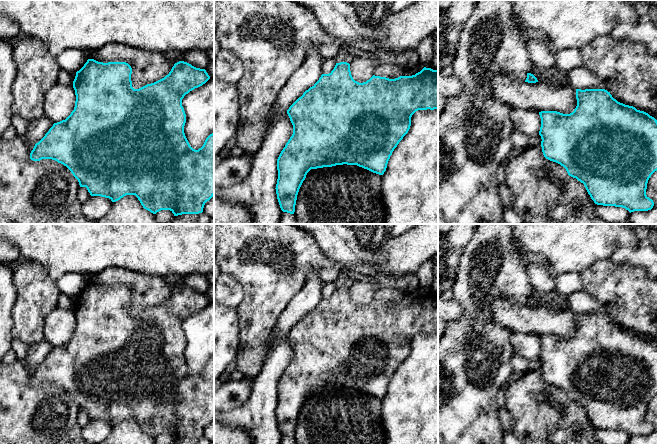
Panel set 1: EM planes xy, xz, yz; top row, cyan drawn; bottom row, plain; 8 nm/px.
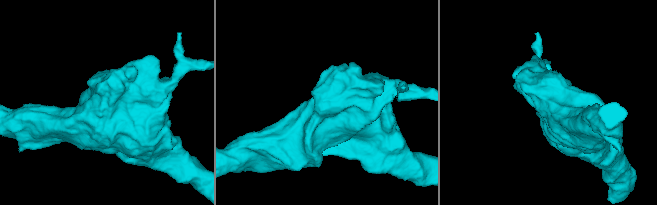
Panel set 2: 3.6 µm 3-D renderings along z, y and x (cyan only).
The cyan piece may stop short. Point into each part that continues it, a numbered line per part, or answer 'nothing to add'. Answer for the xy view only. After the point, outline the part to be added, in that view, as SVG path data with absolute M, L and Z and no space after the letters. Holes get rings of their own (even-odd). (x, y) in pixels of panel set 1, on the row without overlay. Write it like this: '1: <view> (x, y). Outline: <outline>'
nothing to add

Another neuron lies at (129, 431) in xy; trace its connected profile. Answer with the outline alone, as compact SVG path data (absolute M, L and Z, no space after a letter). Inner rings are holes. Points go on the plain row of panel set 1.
M126 419L113 426L110 434L99 444L156 444L155 438L143 432L135 419Z

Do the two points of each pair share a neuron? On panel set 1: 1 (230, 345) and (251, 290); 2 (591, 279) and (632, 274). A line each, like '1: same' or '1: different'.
1: different
2: same

